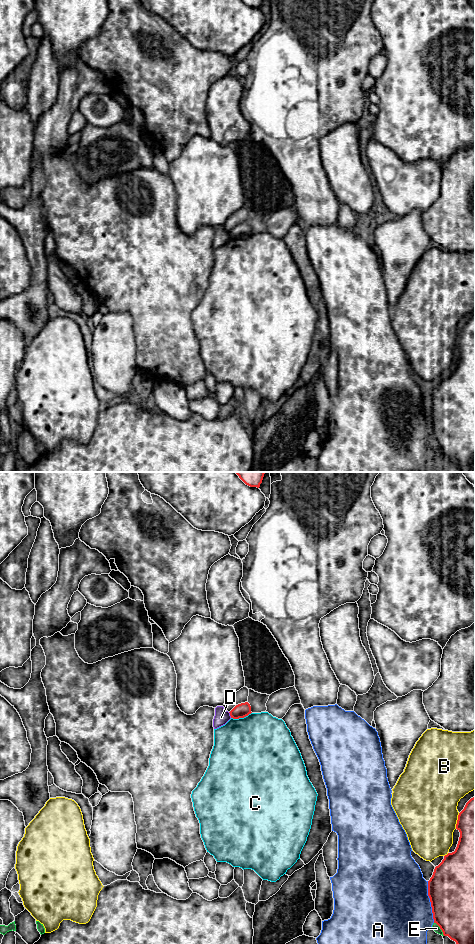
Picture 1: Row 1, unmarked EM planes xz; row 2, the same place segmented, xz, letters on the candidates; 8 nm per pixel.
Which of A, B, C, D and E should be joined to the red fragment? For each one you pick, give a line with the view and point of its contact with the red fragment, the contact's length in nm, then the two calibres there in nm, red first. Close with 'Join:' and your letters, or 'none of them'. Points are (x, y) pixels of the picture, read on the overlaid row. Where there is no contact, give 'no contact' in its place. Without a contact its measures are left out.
Join: none of them

